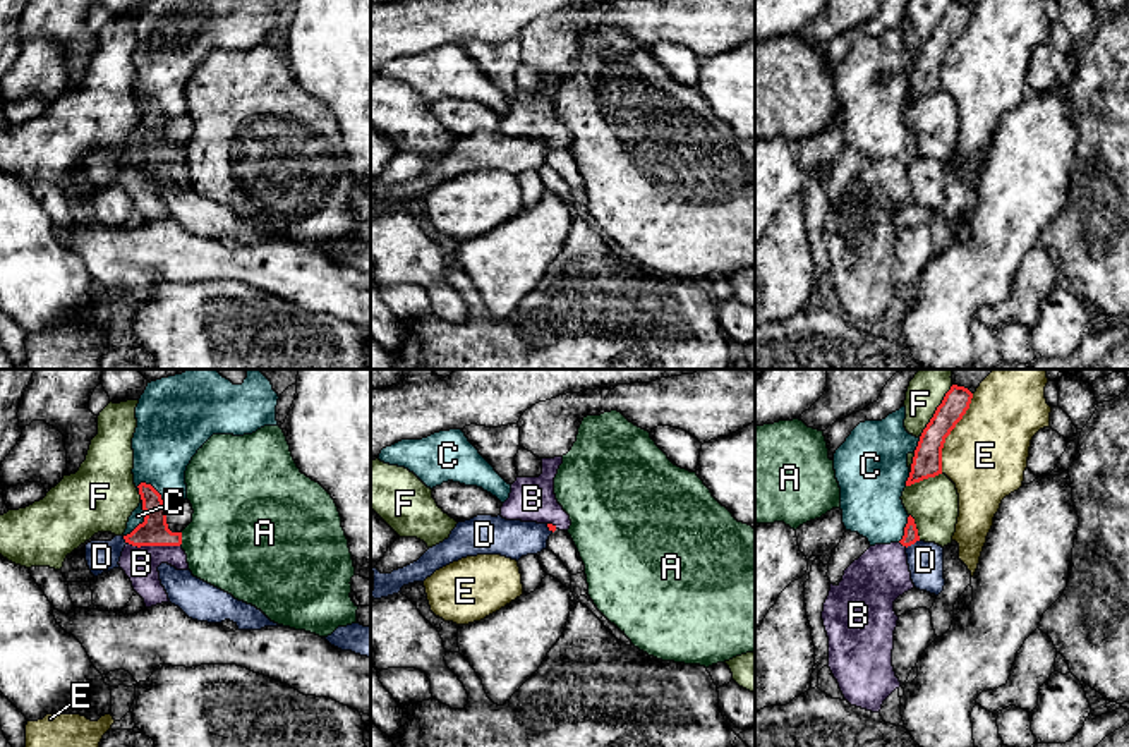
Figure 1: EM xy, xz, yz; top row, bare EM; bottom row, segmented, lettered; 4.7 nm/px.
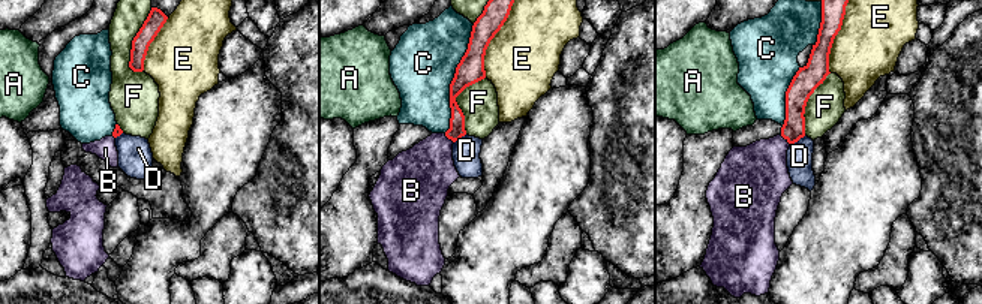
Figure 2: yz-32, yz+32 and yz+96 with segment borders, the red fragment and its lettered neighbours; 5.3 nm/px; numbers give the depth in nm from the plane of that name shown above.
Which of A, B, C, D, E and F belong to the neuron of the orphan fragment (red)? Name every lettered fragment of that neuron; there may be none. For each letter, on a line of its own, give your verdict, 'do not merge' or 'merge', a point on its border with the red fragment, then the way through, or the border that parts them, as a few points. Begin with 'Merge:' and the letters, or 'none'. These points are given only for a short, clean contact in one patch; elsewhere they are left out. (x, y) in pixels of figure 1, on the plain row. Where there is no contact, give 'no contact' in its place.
Merge: B
A: do not merge; meets red in xy at (181, 155); border along xy (182, 148), (179, 160)
B: merge; meets red in xy at (153, 160); runs through xy (153, 146), (153, 160), (141, 172), (141, 179)
C: do not merge; meets red in xy at (144, 134)
D: do not merge; meets red in yz at (911, 158); border along yz (918, 155), (906, 163)
E: do not merge; meets red in yz at (949, 48)
F: do not merge; meets red in yz at (935, 26)

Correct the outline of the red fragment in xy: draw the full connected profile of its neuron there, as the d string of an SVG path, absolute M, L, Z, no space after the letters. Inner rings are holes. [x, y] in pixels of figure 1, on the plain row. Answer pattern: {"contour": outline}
{"contour": "M146 98L137 103L146 132L130 149L124 151L127 160L118 180L130 194L134 206L144 215L146 223L151 223L170 218L158 182L168 179L177 185L189 185L189 179L180 161L182 148L168 144L161 110Z"}

